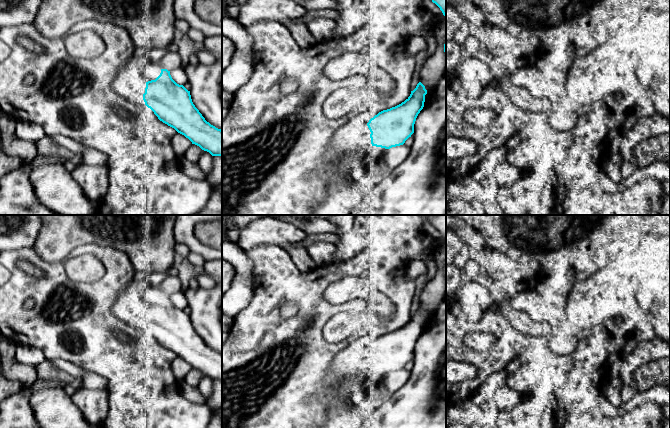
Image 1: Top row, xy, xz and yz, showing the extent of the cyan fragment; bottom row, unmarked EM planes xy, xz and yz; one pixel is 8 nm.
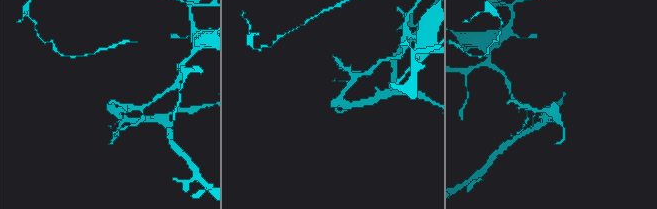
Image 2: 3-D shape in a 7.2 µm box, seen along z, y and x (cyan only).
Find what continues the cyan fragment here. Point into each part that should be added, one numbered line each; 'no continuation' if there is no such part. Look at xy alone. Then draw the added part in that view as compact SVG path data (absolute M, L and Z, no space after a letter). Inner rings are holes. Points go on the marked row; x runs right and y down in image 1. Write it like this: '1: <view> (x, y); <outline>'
1: xy (129, 83); M135 55L127 59L113 78L111 87L121 97L121 107L135 115L129 130L137 135L137 123L150 123L165 137L169 126L158 119L154 112L145 105L143 94L146 83L155 80L165 69L160 62L151 61L147 55Z

